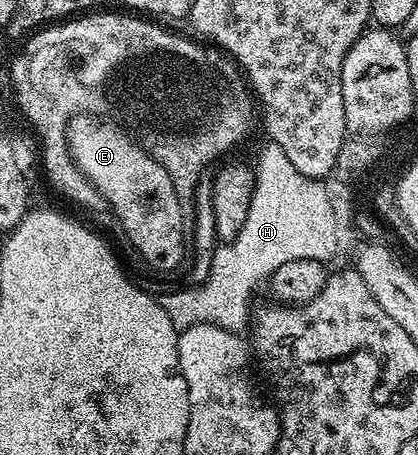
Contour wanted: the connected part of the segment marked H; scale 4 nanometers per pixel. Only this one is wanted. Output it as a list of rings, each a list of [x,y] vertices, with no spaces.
[[[267,141],[264,144],[259,151],[259,164],[255,163],[253,167],[255,188],[248,217],[245,218],[240,233],[226,245],[216,246],[211,268],[203,283],[187,285],[184,291],[171,291],[168,295],[158,296],[159,304],[165,309],[165,313],[169,313],[169,321],[173,321],[176,329],[192,327],[198,323],[215,323],[218,327],[224,327],[226,331],[238,332],[248,326],[249,316],[253,311],[251,294],[258,289],[259,283],[266,284],[280,265],[302,259],[326,264],[327,259],[336,258],[341,232],[339,223],[335,220],[335,207],[323,188],[324,184],[320,180],[297,173],[293,161],[285,157],[285,153],[276,143]]]

